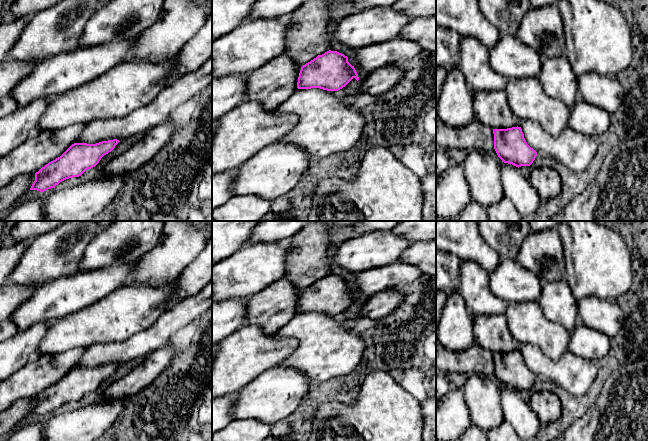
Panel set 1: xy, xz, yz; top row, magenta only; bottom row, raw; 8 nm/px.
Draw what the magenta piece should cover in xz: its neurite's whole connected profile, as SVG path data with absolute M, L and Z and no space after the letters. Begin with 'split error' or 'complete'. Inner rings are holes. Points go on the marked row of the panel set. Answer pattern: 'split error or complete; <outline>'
complete; M329 50L301 67L297 88L338 91L353 78L359 80L354 66L348 62L348 57Z

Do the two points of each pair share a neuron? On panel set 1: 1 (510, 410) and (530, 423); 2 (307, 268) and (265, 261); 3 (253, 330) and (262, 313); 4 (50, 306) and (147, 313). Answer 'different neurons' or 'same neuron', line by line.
1: same neuron
2: different neurons
3: different neurons
4: different neurons

